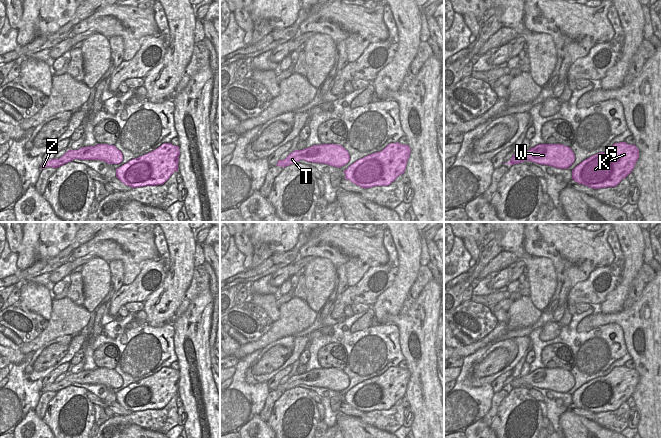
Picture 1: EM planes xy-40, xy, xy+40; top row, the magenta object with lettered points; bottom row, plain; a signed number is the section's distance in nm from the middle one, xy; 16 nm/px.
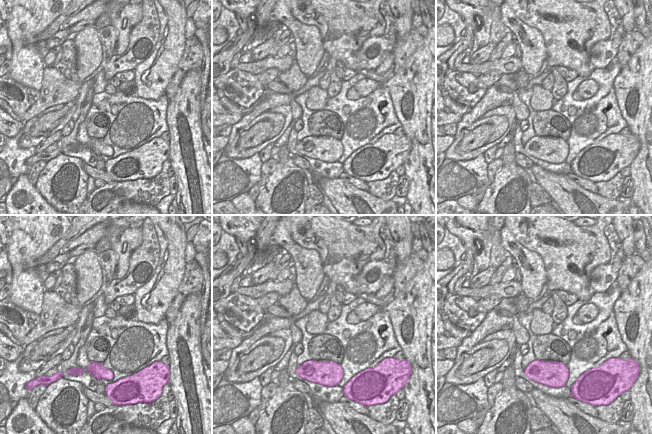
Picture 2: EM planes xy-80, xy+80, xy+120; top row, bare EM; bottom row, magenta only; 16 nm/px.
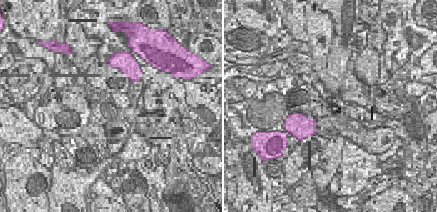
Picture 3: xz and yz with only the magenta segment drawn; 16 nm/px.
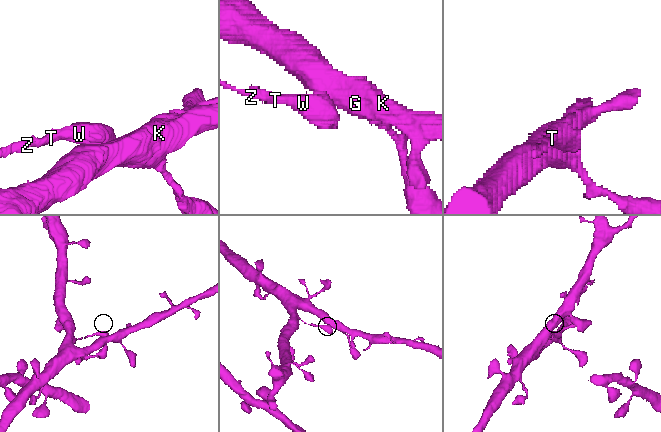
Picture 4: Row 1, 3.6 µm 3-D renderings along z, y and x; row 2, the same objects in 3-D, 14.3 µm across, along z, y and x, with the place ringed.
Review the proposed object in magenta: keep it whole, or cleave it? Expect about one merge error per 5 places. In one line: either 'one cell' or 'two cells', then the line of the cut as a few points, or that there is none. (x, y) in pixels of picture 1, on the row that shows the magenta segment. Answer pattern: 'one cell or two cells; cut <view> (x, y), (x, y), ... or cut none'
one cell; cut none

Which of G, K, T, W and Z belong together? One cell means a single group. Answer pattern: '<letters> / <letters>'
G K T W Z

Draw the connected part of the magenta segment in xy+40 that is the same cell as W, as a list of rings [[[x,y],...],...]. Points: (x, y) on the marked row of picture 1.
[[[539,144],[526,152],[514,154],[505,164],[514,165],[524,161],[567,169],[574,163],[575,155],[570,147],[562,144]]]

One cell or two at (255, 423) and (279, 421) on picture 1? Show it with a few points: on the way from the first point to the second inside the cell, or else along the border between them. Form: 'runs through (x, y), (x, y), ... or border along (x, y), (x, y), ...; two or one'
border along (267, 422), (271, 427); two

